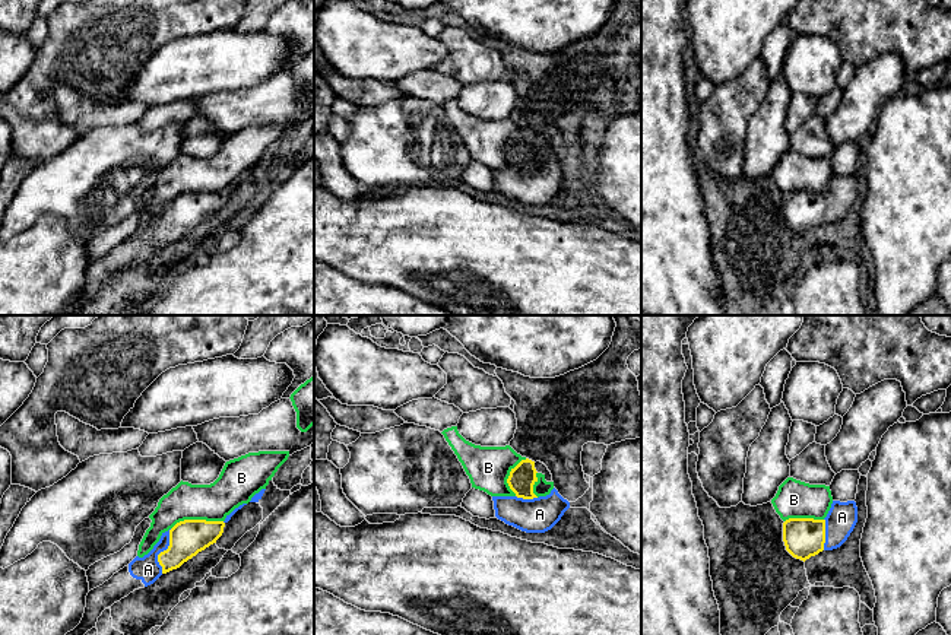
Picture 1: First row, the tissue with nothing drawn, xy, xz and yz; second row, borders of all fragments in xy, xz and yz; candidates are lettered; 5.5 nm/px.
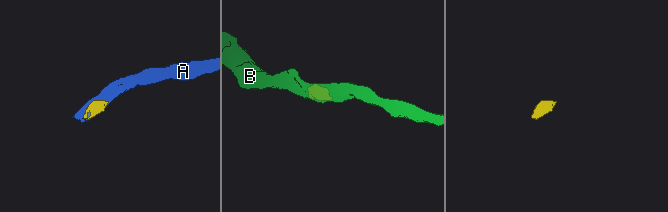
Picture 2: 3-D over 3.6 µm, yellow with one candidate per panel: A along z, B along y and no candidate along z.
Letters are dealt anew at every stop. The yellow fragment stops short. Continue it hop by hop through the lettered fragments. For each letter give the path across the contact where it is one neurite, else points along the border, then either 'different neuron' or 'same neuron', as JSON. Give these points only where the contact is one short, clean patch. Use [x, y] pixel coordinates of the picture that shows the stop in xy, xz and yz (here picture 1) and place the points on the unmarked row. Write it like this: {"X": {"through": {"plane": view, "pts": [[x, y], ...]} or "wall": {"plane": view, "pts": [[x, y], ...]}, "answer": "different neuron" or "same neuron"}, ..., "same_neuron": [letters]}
{"A": {"answer": "same neuron"}, "B": {"wall": {"plane": "xy", "pts": [[222, 193], [180, 193], [171, 202]]}, "answer": "different neuron"}, "same_neuron": ["A"]}

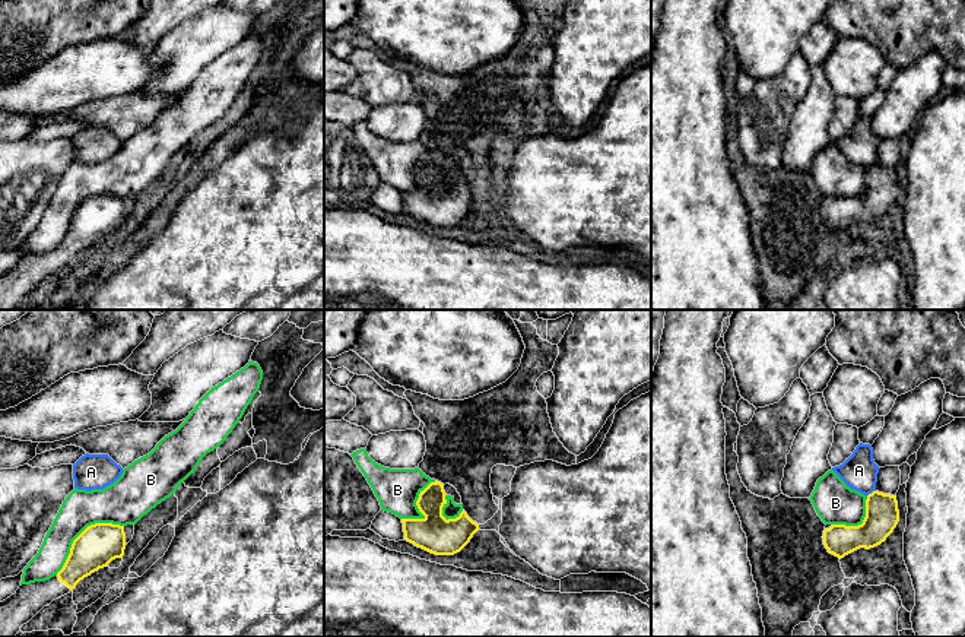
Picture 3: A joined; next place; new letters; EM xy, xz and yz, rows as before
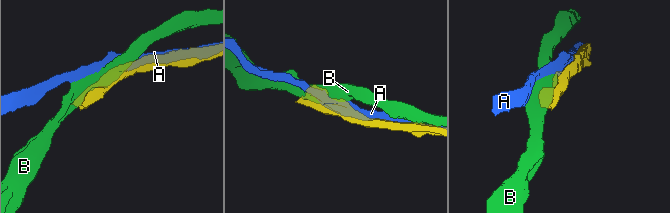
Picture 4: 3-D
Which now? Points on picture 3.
{"A": {"answer": "different neuron"}, "B": {"answer": "different neuron"}, "same_neuron": []}

